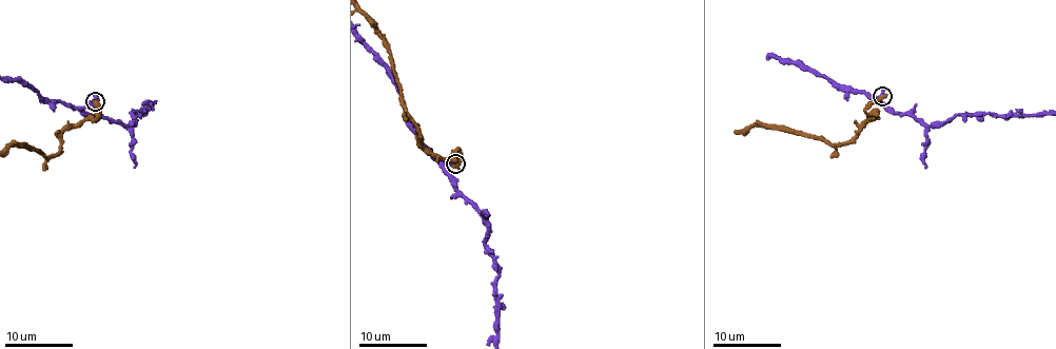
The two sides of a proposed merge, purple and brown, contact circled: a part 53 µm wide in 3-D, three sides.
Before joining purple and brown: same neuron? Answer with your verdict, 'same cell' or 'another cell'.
another cell

